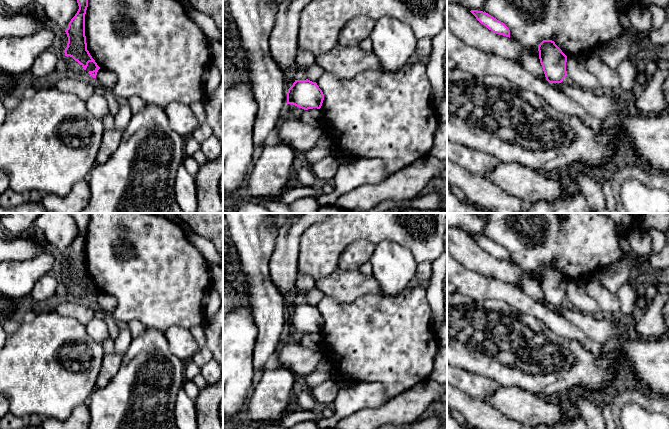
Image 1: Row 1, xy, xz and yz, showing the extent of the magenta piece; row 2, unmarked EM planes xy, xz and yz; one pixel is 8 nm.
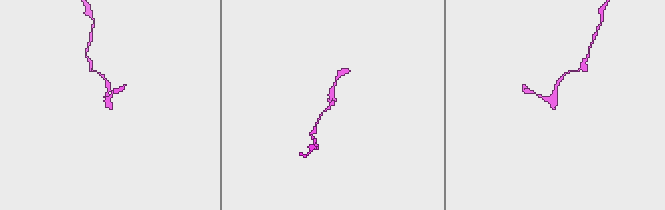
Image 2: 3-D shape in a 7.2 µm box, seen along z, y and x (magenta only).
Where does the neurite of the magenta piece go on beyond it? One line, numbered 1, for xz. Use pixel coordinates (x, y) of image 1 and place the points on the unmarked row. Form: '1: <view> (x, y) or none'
1: none

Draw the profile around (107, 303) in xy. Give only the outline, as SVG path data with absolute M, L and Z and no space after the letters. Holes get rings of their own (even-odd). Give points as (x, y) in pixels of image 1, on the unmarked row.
M100 292L97 296L96 302L100 309L106 314L112 314L117 307L117 299L109 294Z

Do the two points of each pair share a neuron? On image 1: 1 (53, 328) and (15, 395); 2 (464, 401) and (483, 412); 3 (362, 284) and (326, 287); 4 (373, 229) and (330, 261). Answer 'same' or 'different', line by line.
1: same
2: same
3: same
4: same

